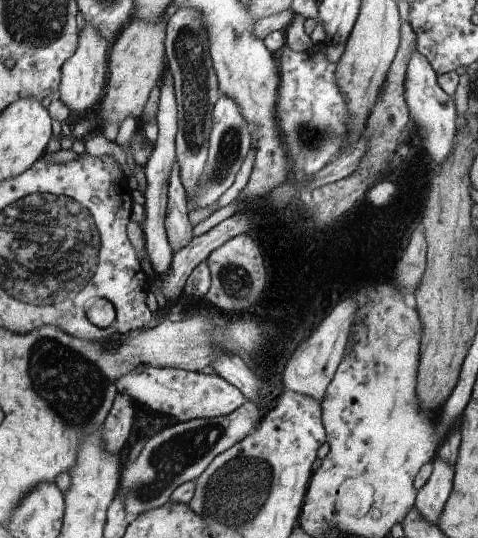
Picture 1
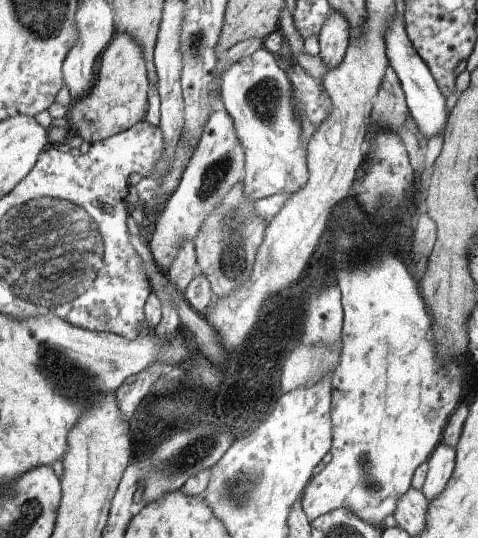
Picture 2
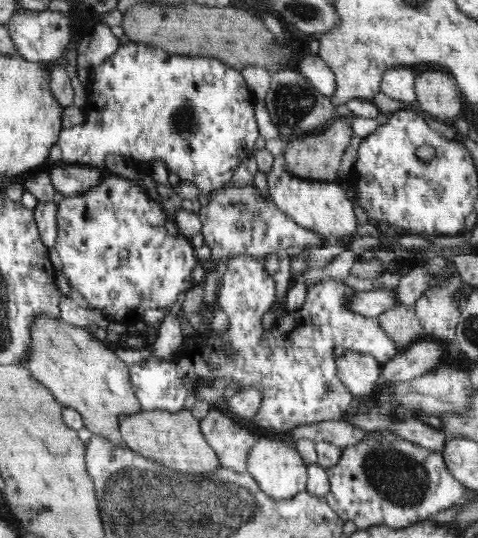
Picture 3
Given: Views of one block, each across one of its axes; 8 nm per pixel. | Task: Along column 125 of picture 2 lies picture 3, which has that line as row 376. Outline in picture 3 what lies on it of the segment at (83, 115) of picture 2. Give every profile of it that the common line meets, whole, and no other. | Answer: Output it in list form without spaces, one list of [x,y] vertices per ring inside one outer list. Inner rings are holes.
[[[38,314],[32,324],[32,349],[24,361],[36,378],[59,402],[61,408],[77,410],[83,418],[83,423],[90,432],[97,436],[104,436],[113,444],[127,448],[126,441],[120,433],[120,418],[140,412],[140,401],[136,397],[133,383],[130,381],[130,368],[114,352],[107,342],[96,339],[86,327],[72,326],[67,322],[49,318],[45,314]]]

